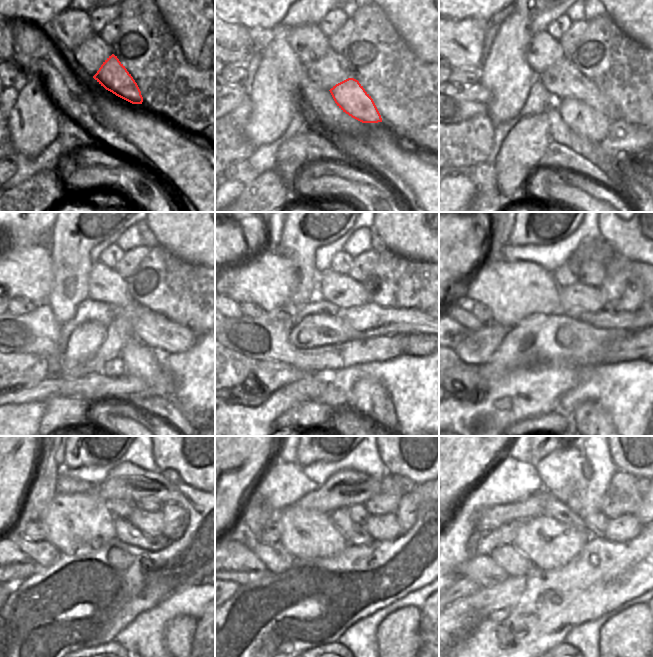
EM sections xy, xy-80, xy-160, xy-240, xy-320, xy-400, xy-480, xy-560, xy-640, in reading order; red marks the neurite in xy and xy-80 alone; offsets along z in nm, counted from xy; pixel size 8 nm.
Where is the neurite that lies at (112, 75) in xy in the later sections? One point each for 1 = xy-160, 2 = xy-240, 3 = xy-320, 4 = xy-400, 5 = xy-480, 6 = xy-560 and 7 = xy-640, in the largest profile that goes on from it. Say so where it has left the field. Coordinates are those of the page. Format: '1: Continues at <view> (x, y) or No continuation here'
1: Continues at xy-160 (582, 119)
2: Continues at xy-240 (141, 361)
3: Continues at xy-320 (368, 396)
4: Continues at xy-400 (590, 415)
5: No continuation here
6: No continuation here
7: No continuation here

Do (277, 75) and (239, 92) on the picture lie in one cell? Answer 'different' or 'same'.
different

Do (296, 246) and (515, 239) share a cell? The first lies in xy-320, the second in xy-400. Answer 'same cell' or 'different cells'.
same cell

